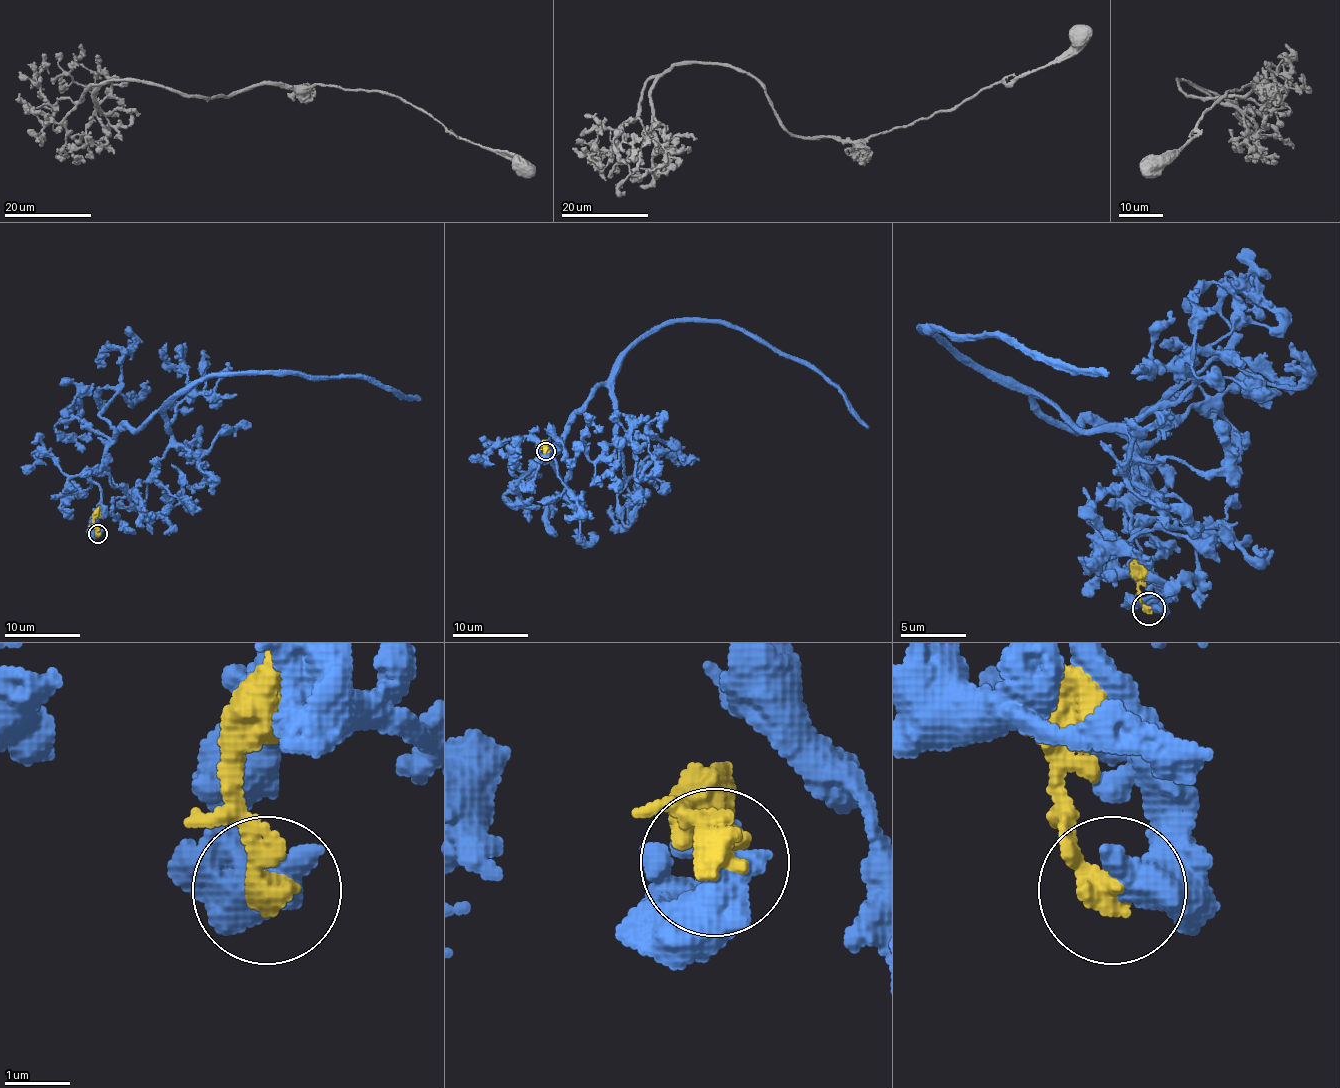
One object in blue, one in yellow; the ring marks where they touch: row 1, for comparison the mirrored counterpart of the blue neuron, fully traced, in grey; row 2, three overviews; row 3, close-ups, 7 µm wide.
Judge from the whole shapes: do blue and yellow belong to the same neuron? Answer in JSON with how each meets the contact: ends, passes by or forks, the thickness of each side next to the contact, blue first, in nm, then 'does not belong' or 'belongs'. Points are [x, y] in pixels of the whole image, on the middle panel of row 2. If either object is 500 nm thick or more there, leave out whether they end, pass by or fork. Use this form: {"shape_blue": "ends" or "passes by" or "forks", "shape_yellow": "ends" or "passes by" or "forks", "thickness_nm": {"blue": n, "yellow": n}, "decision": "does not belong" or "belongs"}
{"thickness_nm": {"blue": 700, "yellow": 440}, "decision": "does not belong"}

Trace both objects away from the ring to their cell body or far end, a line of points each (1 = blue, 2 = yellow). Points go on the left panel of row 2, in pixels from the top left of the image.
1: (97, 534), (101, 489), (91, 474), (102, 453), (125, 426), (139, 428), (220, 373), (358, 375), (419, 398)
2: (97, 534), (97, 506)

